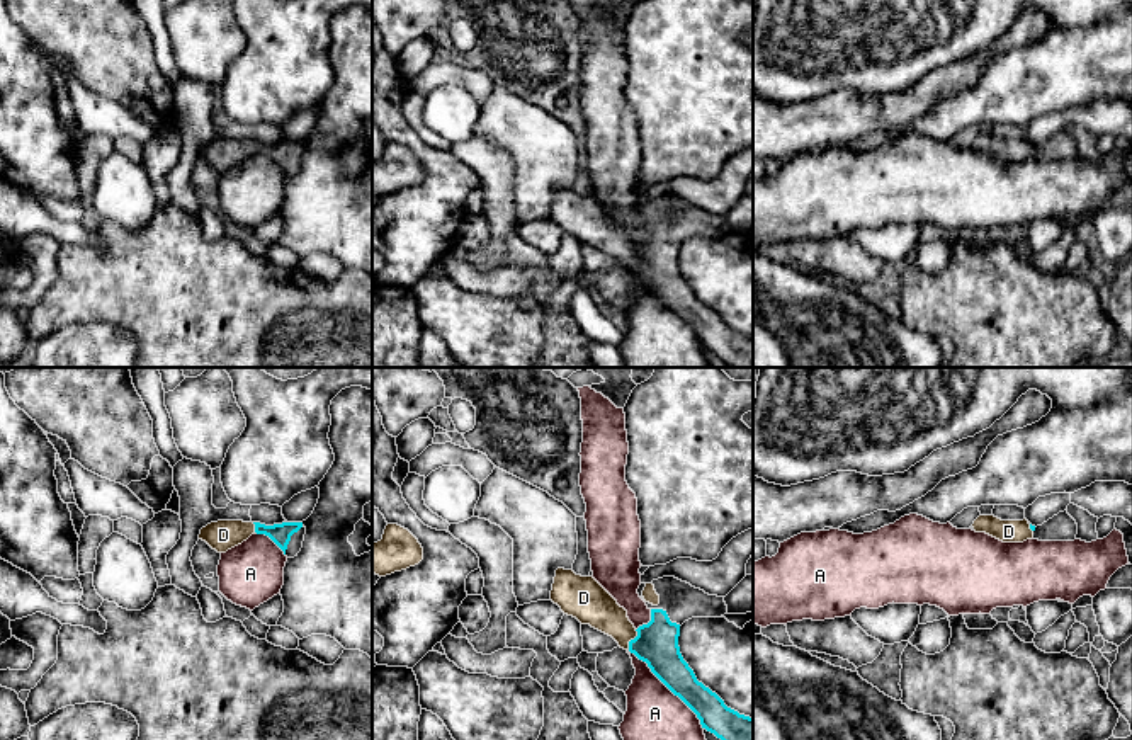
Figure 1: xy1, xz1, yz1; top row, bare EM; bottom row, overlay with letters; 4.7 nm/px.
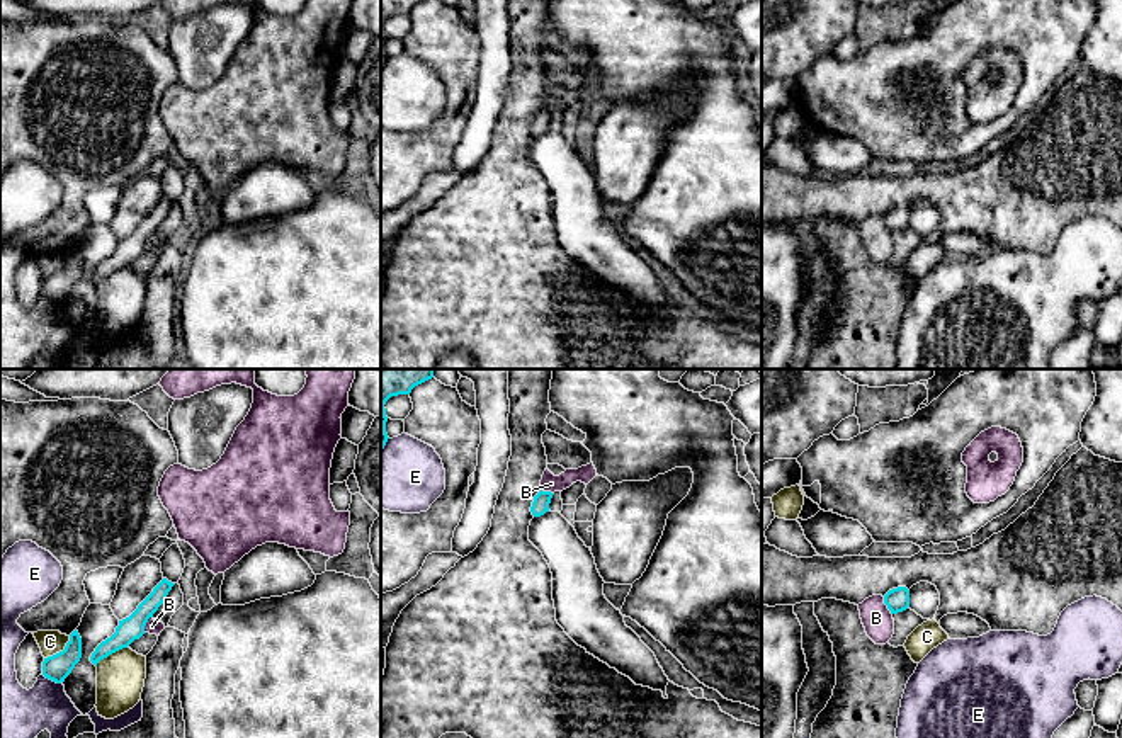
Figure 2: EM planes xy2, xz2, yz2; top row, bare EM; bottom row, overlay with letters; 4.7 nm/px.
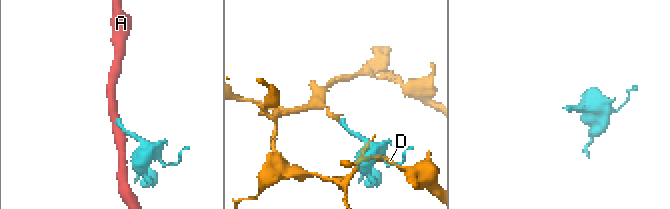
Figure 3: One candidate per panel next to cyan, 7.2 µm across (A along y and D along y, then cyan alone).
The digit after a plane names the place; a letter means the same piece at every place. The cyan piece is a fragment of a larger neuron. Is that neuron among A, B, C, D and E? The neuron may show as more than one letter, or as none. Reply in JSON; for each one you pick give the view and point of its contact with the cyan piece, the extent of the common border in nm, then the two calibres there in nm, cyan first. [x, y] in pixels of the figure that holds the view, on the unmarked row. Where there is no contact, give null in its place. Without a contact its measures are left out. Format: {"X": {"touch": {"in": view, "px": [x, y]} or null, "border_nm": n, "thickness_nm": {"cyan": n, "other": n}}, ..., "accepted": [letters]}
{"D": {"touch": {"in": "xz1", "px": [631, 259]}, "border_nm": 100, "thickness_nm": {"cyan": 200, "other": 190}}, "accepted": ["D"]}

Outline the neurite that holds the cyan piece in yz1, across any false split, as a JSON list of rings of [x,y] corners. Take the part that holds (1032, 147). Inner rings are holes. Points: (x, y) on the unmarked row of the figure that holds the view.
[[[979,134],[972,143],[976,151],[986,151],[1003,162],[1023,162],[1033,157],[1035,145],[1023,139],[1001,139],[994,134]]]

